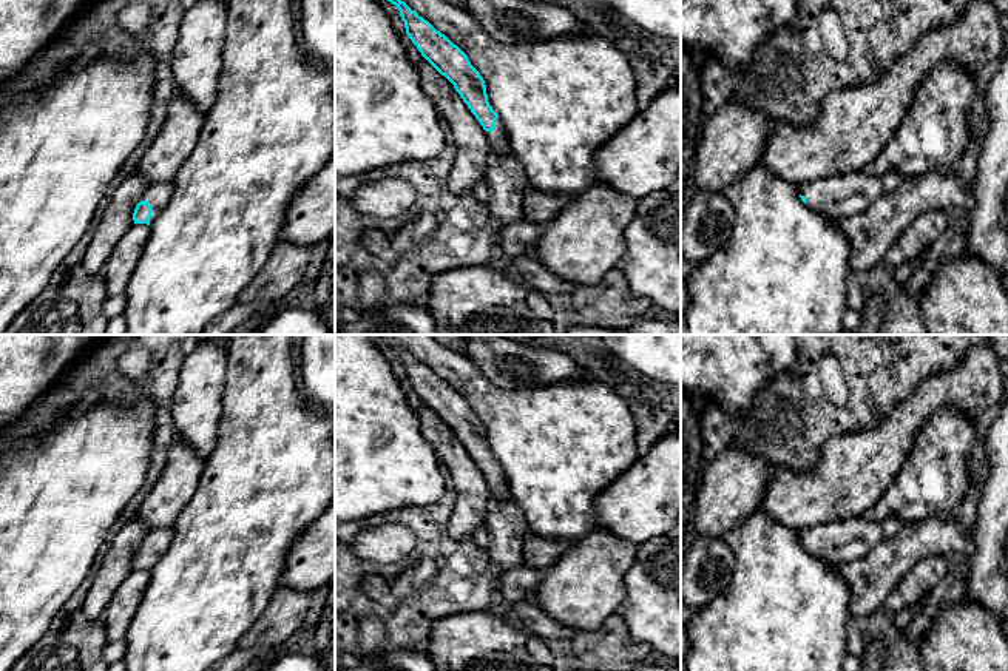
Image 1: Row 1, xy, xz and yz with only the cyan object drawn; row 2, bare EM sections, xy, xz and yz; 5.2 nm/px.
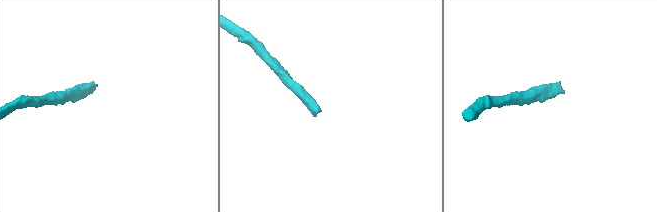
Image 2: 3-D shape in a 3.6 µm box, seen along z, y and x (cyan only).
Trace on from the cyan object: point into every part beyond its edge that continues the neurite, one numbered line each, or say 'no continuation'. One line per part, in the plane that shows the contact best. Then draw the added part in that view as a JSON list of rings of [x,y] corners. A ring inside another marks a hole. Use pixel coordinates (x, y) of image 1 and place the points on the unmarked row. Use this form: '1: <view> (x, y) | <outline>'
1: xy (158, 540) | [[[173,526],[156,528],[147,534],[142,546],[151,551],[153,557],[151,557],[150,568],[153,568],[156,561],[167,552],[173,540],[173,534],[174,534]]]

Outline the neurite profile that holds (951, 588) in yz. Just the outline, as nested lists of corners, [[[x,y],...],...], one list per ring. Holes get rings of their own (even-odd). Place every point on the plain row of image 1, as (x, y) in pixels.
[[[951,565],[948,574],[939,582],[926,599],[923,609],[912,619],[912,622],[903,629],[903,634],[915,642],[922,643],[937,612],[965,597],[965,572]]]

